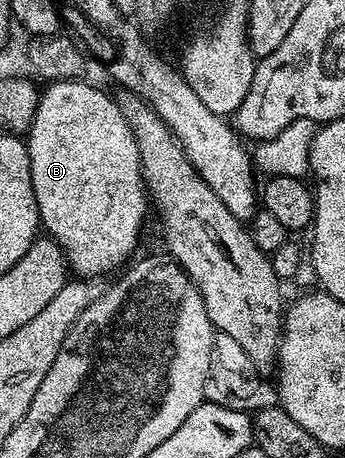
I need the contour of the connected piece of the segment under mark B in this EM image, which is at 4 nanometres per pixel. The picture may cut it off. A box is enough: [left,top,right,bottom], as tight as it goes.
[26,80,146,280]

